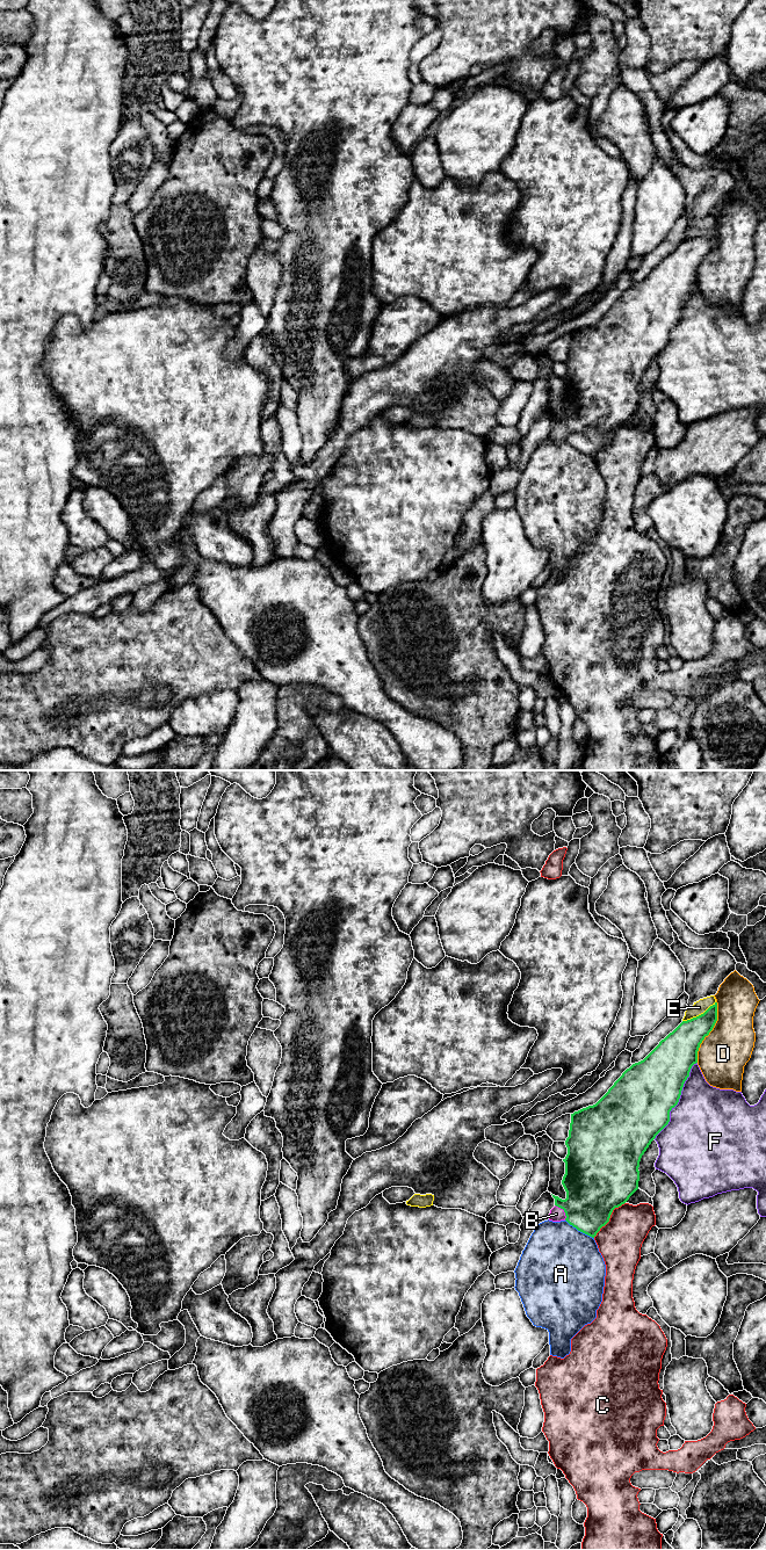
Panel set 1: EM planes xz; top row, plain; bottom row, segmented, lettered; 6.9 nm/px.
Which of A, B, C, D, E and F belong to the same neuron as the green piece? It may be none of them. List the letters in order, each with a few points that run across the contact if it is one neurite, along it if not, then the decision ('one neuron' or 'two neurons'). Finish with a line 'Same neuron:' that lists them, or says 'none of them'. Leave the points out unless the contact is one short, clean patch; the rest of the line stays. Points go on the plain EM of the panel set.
A: two neurons
B: line xz (593, 411), (575, 429), (564, 432), (556, 434); one neuron
C: two neurons
D: two neurons
E: two neurons
F: two neurons
Same neuron: B

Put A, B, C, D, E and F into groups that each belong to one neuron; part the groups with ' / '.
A / B / C / D / E / F

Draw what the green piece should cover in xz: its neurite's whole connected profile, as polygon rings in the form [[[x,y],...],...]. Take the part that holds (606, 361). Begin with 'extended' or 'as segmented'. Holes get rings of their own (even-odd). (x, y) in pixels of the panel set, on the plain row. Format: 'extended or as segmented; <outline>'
extended; [[[717,223],[703,234],[682,241],[641,282],[633,284],[593,326],[571,334],[568,375],[562,405],[566,419],[552,415],[555,427],[549,441],[566,441],[594,458],[615,428],[624,425],[638,410],[639,382],[651,362],[669,345],[670,332],[678,325],[698,271],[717,241]]]

